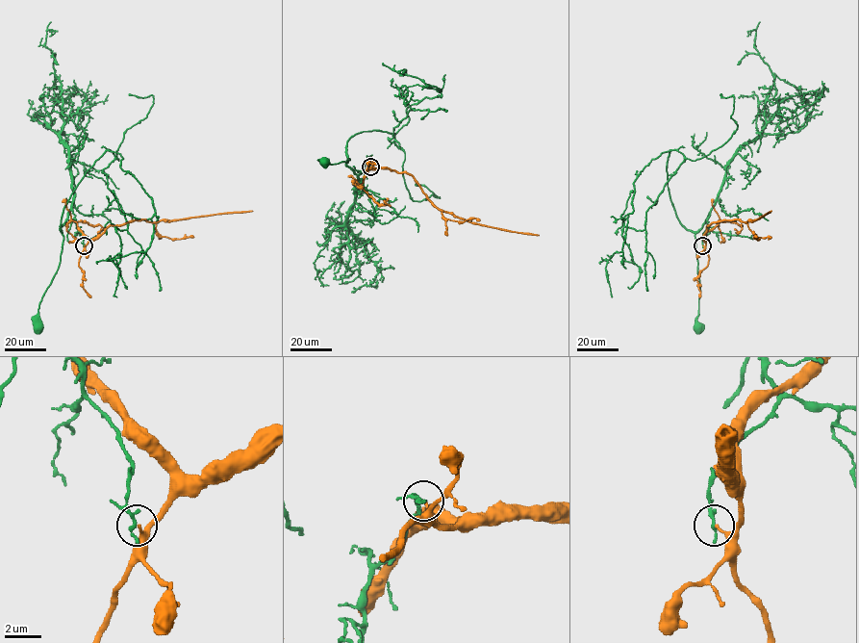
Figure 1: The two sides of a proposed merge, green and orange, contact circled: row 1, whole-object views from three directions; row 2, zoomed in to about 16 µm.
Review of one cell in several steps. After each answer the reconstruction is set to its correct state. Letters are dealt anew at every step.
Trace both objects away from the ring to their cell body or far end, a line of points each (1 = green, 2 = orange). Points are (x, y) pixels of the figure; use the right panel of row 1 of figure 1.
1: (702, 245), (702, 240), (710, 231), (707, 218), (710, 210), (706, 222), (694, 236), (700, 295), (696, 326)
2: (702, 245), (705, 245), (706, 227), (713, 222), (735, 219), (746, 222), (771, 211)

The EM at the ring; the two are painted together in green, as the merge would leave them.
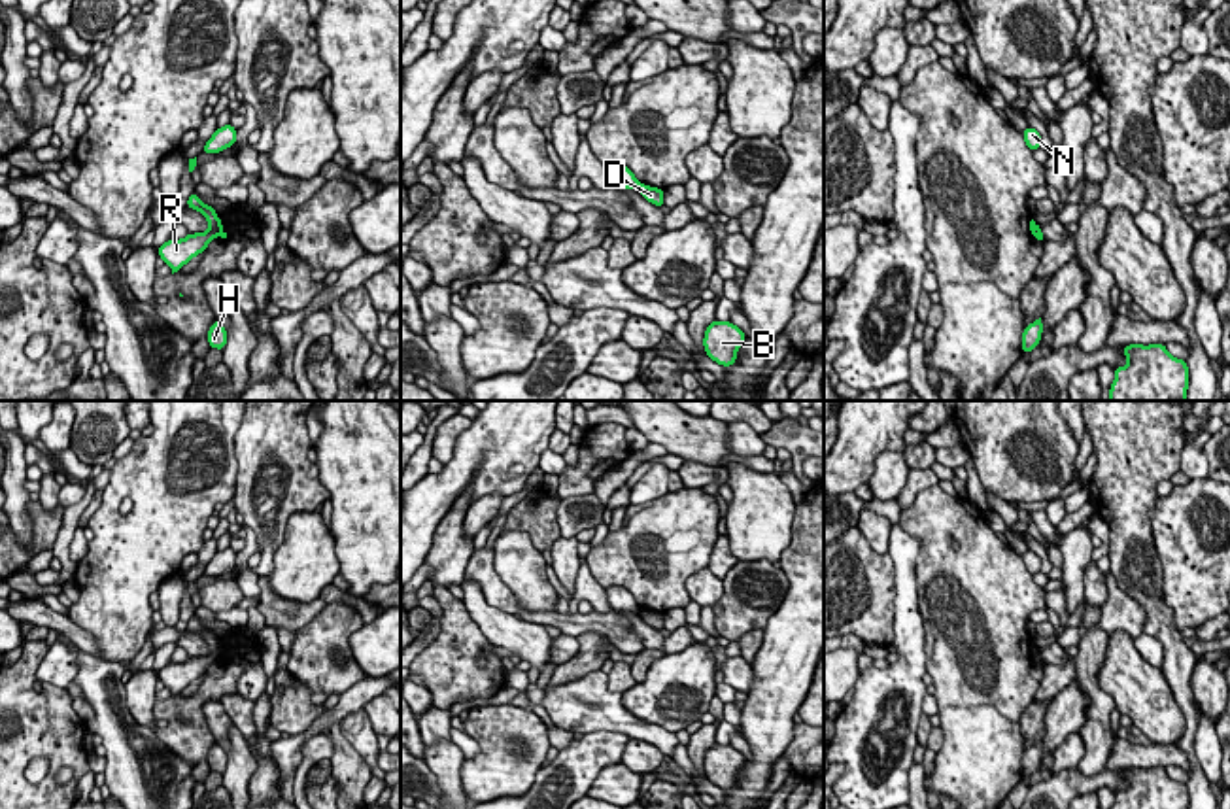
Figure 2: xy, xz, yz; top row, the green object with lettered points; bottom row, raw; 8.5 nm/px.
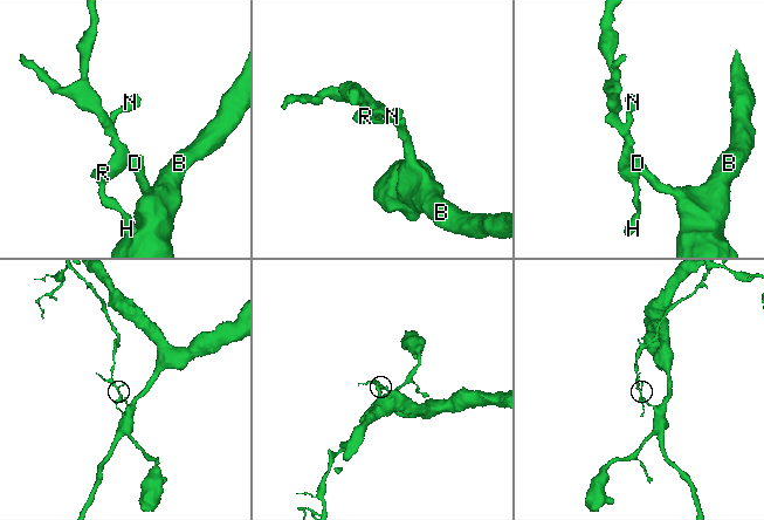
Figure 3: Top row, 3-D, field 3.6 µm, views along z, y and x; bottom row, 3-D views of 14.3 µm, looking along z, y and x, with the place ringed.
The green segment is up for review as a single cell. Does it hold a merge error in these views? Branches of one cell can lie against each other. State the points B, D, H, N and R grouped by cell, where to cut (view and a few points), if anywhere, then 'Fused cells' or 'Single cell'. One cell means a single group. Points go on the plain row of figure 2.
Groups: B D / H N R. Split along yz (1038, 649), (1032, 656). Fused cells

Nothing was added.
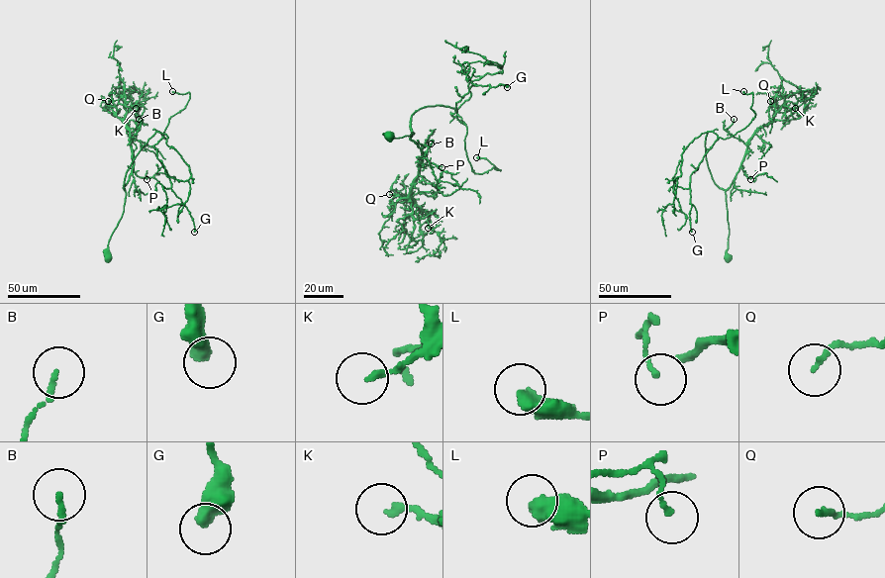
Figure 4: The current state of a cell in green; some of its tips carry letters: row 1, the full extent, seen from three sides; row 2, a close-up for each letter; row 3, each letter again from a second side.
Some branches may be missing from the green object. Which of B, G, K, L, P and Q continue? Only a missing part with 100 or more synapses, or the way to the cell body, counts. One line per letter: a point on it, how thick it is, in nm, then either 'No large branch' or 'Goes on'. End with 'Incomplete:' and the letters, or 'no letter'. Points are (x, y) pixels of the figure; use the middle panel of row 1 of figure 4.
B: Place: (431, 144). Thickness 140 nm. No large branch
G: Place: (507, 87). Thickness 480 nm. No large branch
K: Place: (428, 228). Thickness 190 nm. No large branch
L: Place: (476, 157). Thickness 460 nm. No large branch
P: Place: (442, 167). Thickness 140 nm. No large branch
Q: Place: (389, 194). Thickness 140 nm. No large branch
Incomplete: no letter

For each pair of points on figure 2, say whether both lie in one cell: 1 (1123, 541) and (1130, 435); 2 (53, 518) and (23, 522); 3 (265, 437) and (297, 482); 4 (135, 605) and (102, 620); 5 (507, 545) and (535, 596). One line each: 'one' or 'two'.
1: one
2: two
3: one
4: one
5: one

